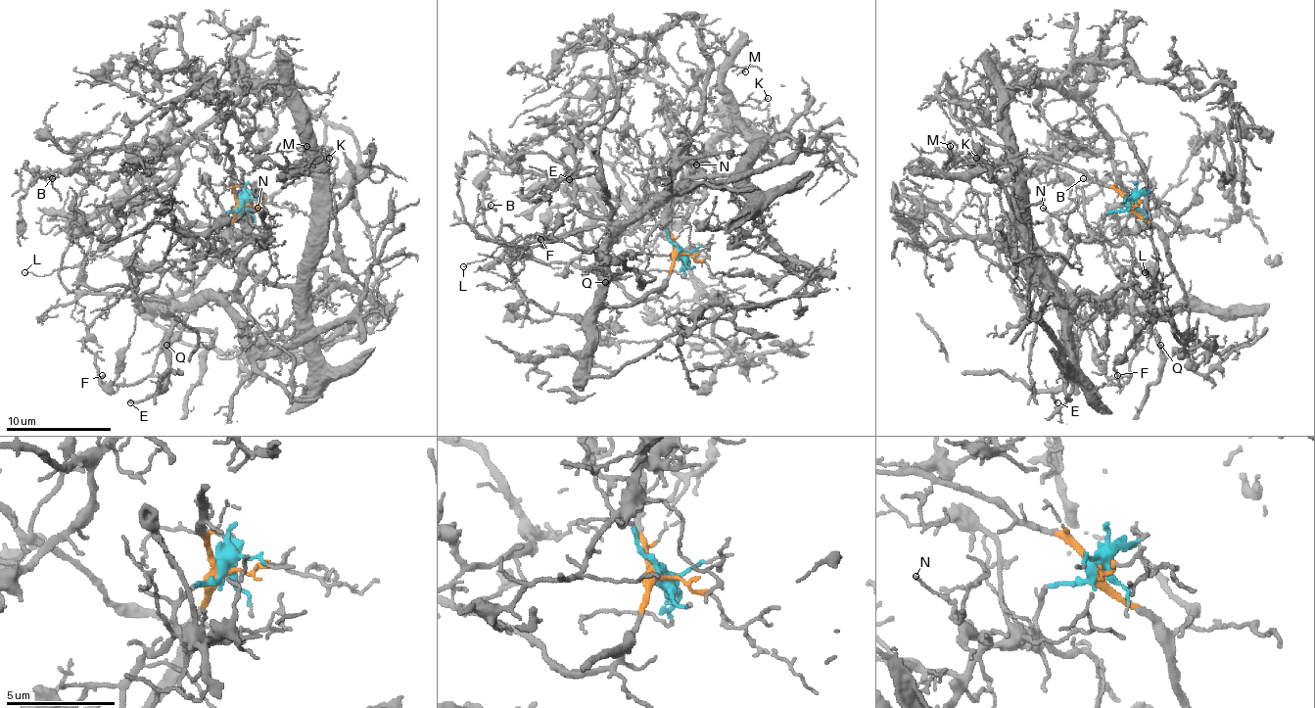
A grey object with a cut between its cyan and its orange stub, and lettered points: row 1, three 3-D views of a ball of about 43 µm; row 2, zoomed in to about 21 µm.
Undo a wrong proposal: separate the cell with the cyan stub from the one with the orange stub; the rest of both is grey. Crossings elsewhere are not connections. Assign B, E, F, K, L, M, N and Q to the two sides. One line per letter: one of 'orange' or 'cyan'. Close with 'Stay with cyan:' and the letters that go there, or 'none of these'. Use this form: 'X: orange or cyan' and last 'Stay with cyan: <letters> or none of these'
B: orange
E: orange
F: cyan
K: cyan
L: orange
M: cyan
N: cyan
Q: orange
Stay with cyan: F, K, M, N

